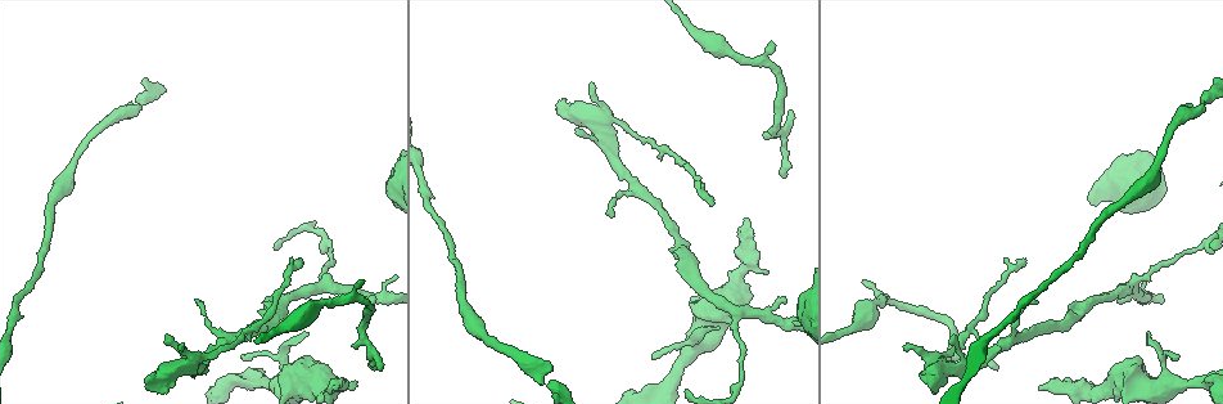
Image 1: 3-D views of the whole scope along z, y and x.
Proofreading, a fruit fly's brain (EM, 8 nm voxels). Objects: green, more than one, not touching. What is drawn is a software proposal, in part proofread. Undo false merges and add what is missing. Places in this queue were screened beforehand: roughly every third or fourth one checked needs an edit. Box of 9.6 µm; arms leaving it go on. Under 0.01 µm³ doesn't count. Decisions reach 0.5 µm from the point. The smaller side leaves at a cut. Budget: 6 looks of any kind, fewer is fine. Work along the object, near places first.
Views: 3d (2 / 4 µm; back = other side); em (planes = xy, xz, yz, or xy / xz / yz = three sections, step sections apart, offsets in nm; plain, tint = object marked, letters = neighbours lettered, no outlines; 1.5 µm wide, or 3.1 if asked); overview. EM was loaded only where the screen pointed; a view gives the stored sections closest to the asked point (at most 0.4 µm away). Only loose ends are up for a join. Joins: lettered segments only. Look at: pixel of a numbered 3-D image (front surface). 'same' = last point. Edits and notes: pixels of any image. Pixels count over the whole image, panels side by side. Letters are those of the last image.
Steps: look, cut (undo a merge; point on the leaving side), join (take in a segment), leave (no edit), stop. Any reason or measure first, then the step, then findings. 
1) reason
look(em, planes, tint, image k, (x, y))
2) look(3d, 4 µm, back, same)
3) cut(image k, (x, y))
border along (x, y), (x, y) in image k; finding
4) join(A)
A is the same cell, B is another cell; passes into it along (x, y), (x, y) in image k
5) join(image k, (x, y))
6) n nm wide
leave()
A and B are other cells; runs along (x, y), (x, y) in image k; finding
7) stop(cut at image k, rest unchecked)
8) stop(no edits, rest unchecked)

thin end
look(em, planes, tint, image 1, (1148, 333))

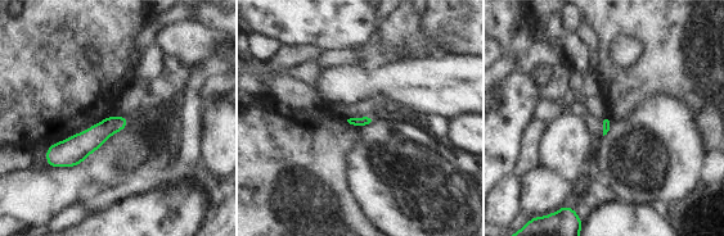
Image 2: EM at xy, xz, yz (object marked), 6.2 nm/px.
what lies round it
look(em, planes, letters, same)

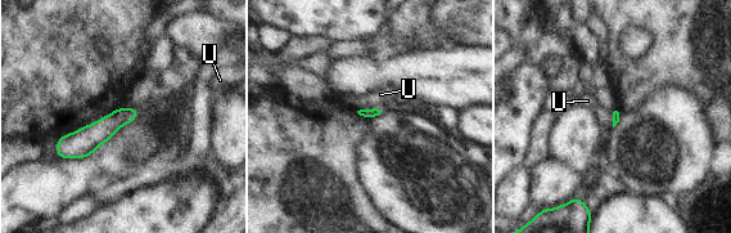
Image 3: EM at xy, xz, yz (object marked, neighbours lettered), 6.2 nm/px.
join(image 3, (380, 94))
U is the same cell; passes into it along (374, 112), (378, 108), (380, 94) in image 3; it goes on there

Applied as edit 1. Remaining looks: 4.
branch stops here
look(em, xy, step 4, tint, image 1, (373, 295))

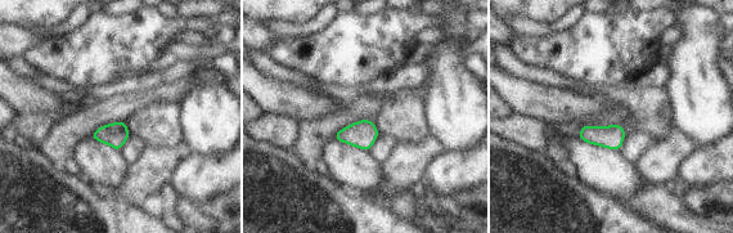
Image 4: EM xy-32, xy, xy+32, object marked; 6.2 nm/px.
look(em, planes, letters, same)

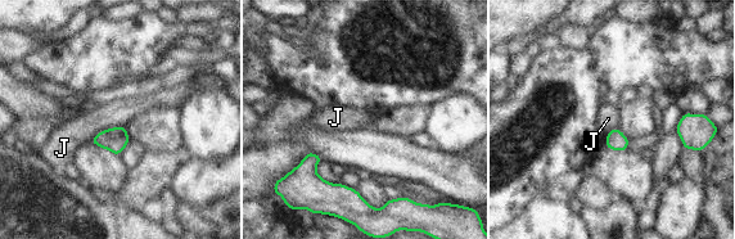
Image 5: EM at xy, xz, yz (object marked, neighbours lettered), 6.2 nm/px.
leave()
J is another cell; no lettered segment goes on from it

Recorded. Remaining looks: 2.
long arm stops here
look(em, planes, letters, image 1, (1022, 261))

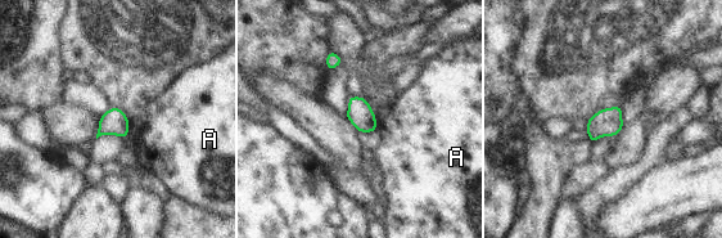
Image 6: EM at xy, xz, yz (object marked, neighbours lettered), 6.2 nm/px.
leave()
A is another cell; no lettered segment goes on from it

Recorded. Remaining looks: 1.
stop(join at image 3, rest unchecked)

